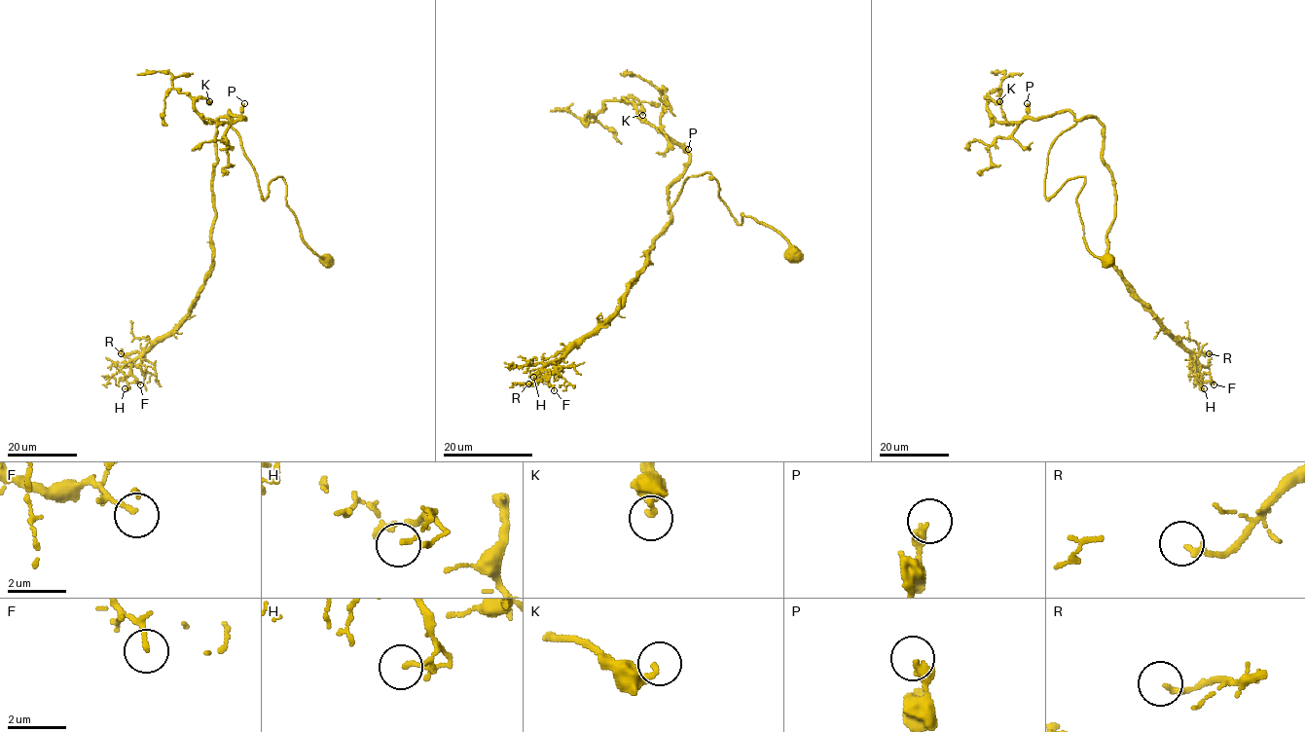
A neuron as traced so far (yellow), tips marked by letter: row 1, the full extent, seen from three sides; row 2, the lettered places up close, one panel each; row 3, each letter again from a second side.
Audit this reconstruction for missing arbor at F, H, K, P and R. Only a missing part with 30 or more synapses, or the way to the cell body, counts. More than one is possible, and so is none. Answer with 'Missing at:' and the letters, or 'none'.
Missing at: none

